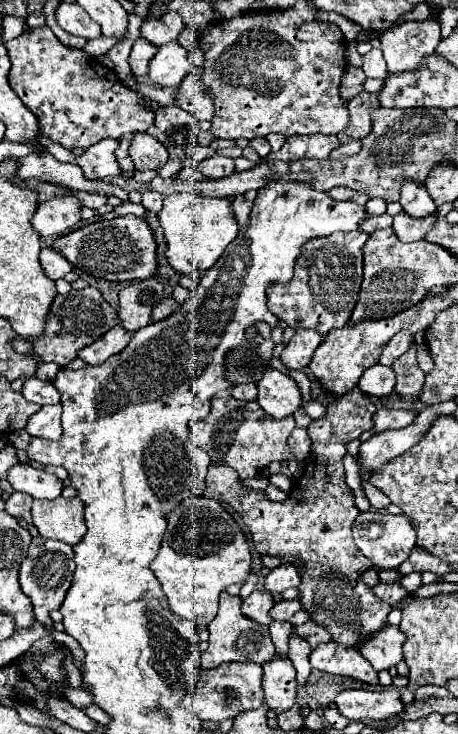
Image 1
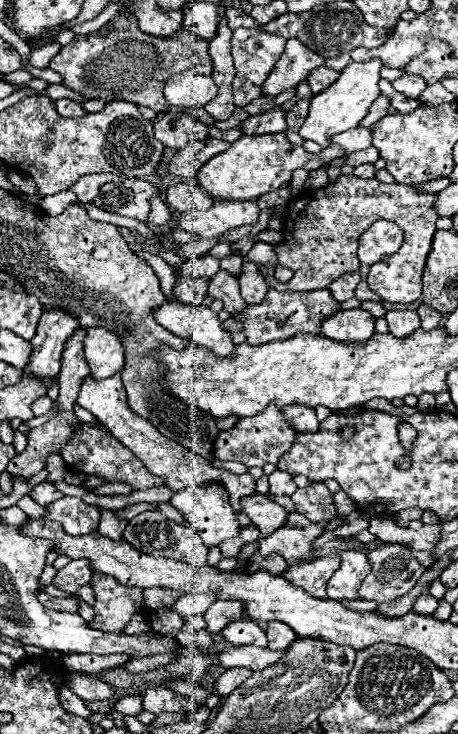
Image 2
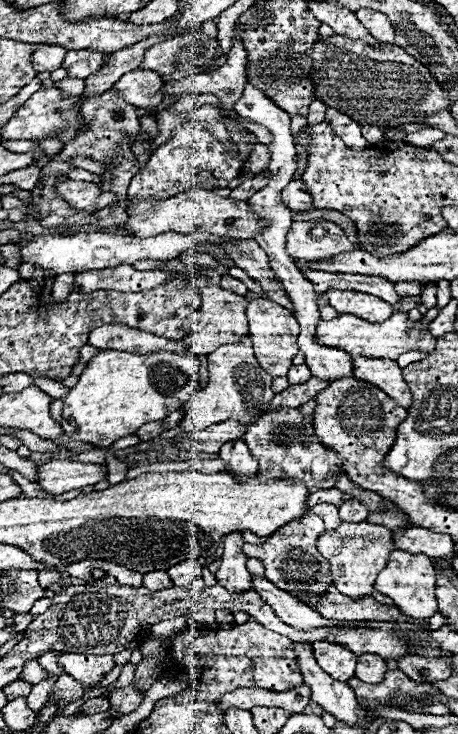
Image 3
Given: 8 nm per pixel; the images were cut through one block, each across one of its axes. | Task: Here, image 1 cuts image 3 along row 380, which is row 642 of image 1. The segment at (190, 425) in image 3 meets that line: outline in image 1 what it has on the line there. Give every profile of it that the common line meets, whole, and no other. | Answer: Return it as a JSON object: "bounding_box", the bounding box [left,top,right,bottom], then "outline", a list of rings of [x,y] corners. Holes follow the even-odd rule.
{"bounding_box":[202,592,274,668],"outline":[[[226,592],[220,594],[220,610],[216,618],[208,624],[208,650],[202,652],[202,668],[218,668],[226,662],[254,662],[266,664],[274,656],[274,644],[270,640],[268,626],[256,624],[254,620],[246,620],[240,612],[240,596],[228,596]]]}

